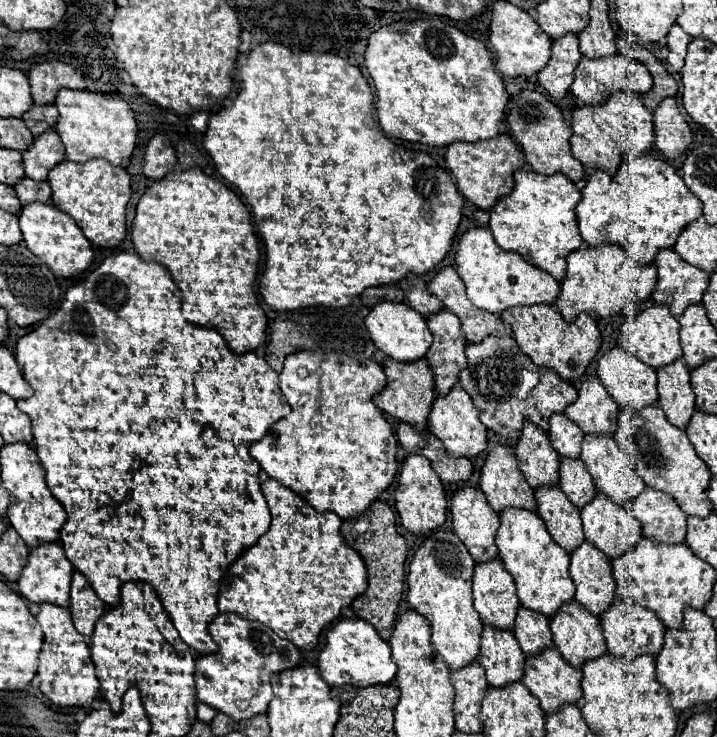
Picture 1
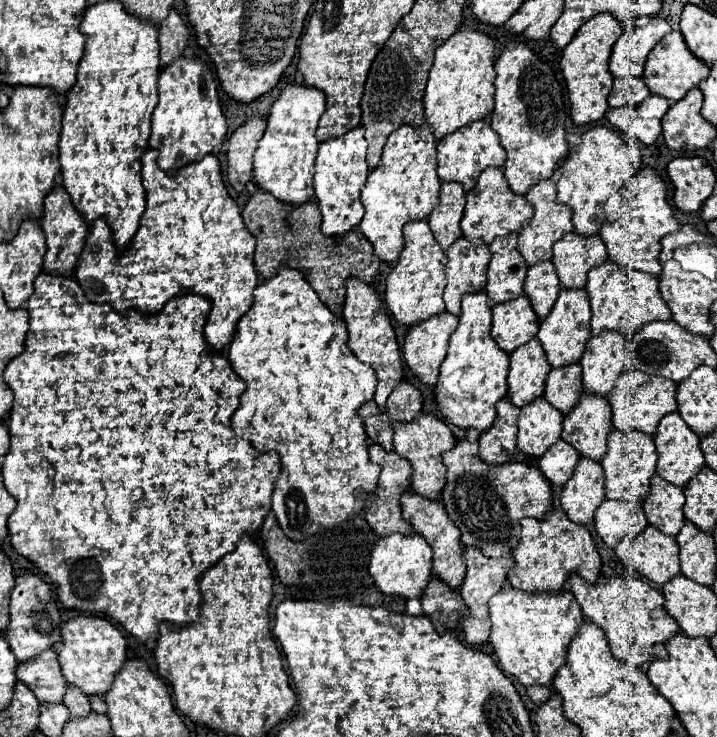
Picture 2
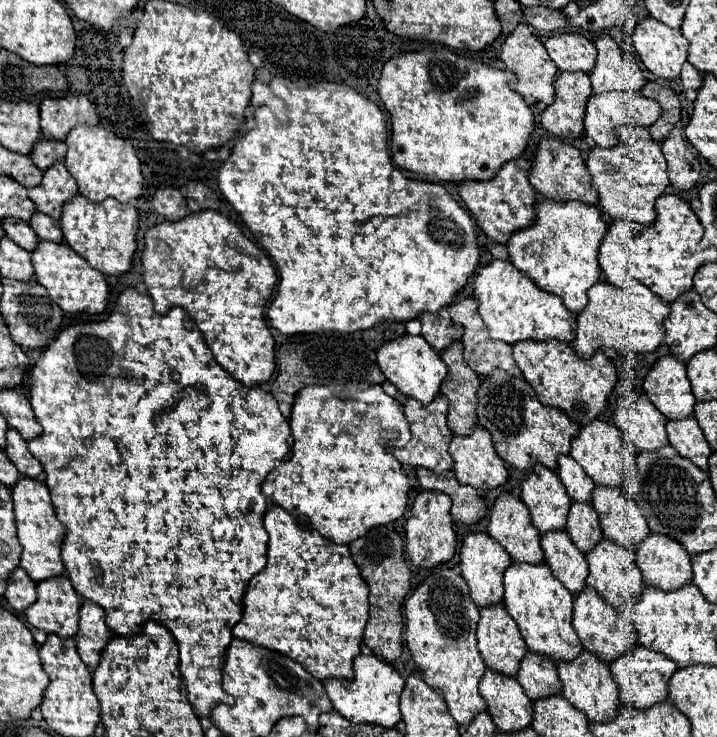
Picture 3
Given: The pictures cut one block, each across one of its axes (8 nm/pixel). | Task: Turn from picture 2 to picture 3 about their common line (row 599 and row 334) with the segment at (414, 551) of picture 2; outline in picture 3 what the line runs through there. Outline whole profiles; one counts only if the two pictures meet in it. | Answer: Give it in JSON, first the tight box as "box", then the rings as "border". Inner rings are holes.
{"box":[376,334,446,404],"border":[[[404,334],[396,340],[386,340],[378,350],[376,350],[376,364],[384,372],[386,380],[390,380],[402,394],[412,396],[424,404],[430,402],[440,390],[442,380],[446,378],[446,364],[440,360],[440,354],[422,340],[422,336],[410,336]]]}

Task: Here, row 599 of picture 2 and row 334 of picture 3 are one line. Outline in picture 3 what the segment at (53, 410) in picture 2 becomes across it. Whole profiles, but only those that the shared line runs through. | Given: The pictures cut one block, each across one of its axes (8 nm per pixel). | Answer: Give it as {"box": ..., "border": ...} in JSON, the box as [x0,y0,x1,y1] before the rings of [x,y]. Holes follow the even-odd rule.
{"box":[28,288,292,716],"border":[[[124,288],[118,294],[112,312],[104,320],[74,322],[66,330],[62,330],[32,366],[28,384],[30,404],[42,426],[42,434],[34,440],[28,440],[28,448],[32,456],[42,462],[46,486],[50,488],[56,516],[66,528],[62,542],[62,560],[74,590],[86,600],[92,600],[104,608],[106,624],[118,636],[138,632],[136,628],[140,628],[148,620],[158,620],[160,624],[164,624],[174,634],[180,646],[180,672],[190,702],[194,704],[198,716],[210,716],[210,708],[226,700],[226,694],[222,690],[222,652],[226,652],[226,644],[230,644],[234,624],[238,624],[238,620],[242,618],[242,596],[246,584],[266,566],[268,534],[262,526],[262,518],[268,504],[260,486],[268,472],[272,472],[292,456],[292,434],[288,420],[278,410],[278,402],[270,392],[262,390],[260,386],[244,386],[214,360],[212,352],[204,344],[198,326],[184,308],[174,306],[166,314],[158,314],[154,312],[152,298],[148,294],[136,292],[134,288]]]}

